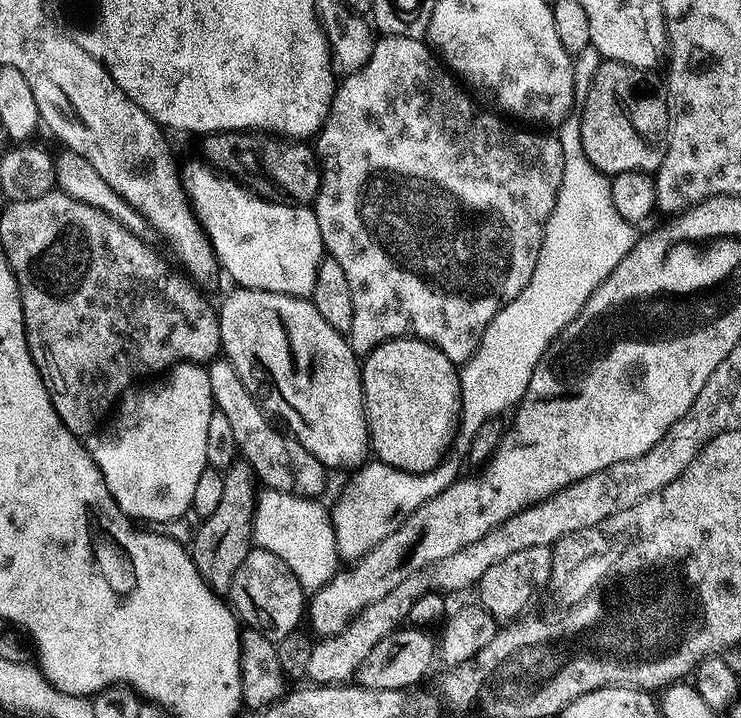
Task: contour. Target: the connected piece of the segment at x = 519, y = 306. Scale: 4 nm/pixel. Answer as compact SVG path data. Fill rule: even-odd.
M570 114L558 126L558 139L562 146L562 186L558 190L554 210L546 222L542 250L538 254L534 274L530 274L530 282L526 282L522 294L506 302L498 314L494 314L474 354L459 369L460 428L471 436L476 436L486 421L503 417L507 408L512 410L519 405L530 386L536 367L549 355L560 332L584 309L588 299L626 258L626 254L630 254L638 239L637 229L622 218L618 210L614 210L614 198L610 198L611 179L599 172L590 158L586 158L586 150L582 150L579 115Z

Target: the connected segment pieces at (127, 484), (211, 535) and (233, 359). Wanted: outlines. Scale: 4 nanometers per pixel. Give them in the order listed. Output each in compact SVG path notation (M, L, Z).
M187 362L174 364L159 378L148 383L152 382L145 388L133 386L126 389L107 423L87 437L86 447L114 502L125 516L136 522L153 520L156 524L164 524L167 520L178 519L184 511L187 513L191 509L194 485L202 470L209 467L206 434L210 430L214 405L207 367Z
M243 462L230 465L224 472L222 499L218 501L214 514L203 517L201 524L204 525L197 530L196 537L193 538L192 544L190 543L190 555L196 564L198 574L216 594L231 593L234 574L238 574L238 566L242 566L246 554L254 547L252 484L254 485L252 467Z
M239 286L233 287L231 290L233 292L221 302L220 308L218 304L220 347L223 355L225 357L228 355L227 363L239 374L241 382L246 386L246 390L256 398L265 413L275 417L291 435L295 436L299 444L306 446L306 450L310 450L310 454L314 454L314 458L321 460L325 469L348 468L347 470L355 470L359 468L361 464L369 459L370 441L368 438L368 419L364 413L364 387L360 381L362 364L357 353L353 352L352 345L348 343L341 332L334 330L334 326L330 326L330 322L326 322L326 318L322 318L322 314L318 314L318 310L313 306L311 299L299 296L283 296L277 292L241 288Z

